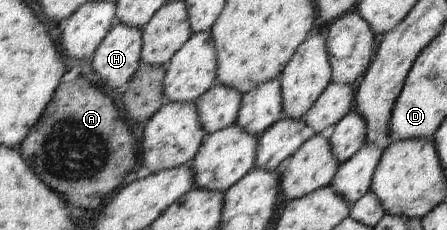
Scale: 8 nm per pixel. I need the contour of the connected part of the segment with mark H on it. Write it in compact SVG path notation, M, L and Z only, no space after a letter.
M117 22L94 51L91 67L110 88L124 88L141 63L143 29Z

